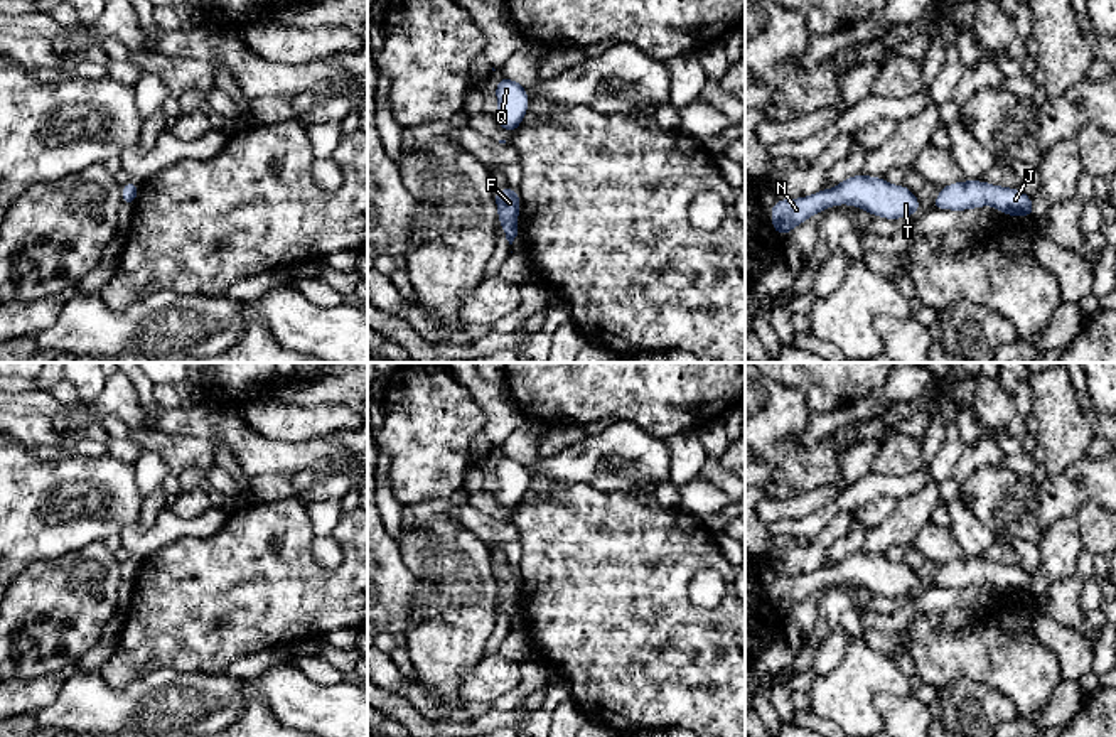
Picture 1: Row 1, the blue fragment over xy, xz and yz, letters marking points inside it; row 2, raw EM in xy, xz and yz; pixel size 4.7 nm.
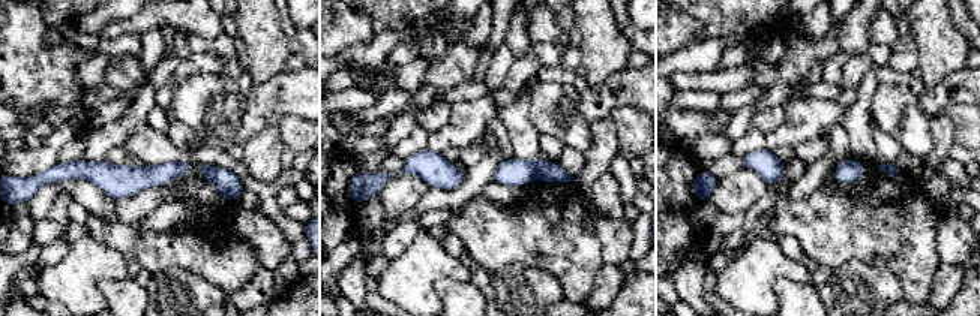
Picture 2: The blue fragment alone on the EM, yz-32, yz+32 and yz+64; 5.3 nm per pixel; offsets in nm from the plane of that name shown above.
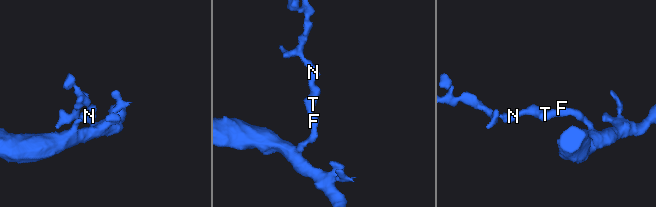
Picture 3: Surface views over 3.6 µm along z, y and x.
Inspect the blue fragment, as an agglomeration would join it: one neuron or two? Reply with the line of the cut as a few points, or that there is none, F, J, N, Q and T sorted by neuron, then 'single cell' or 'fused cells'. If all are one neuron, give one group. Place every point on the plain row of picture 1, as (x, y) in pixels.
no cut; F J N Q T; single cell

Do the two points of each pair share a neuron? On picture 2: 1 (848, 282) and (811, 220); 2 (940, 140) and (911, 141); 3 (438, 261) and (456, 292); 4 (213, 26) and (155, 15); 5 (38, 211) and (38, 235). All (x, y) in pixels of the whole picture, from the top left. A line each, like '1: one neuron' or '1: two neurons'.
1: two neurons
2: two neurons
3: two neurons
4: one neuron
5: two neurons

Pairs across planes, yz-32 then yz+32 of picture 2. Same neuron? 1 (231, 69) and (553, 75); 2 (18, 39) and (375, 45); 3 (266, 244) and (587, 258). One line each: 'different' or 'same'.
1: same
2: different
3: different

